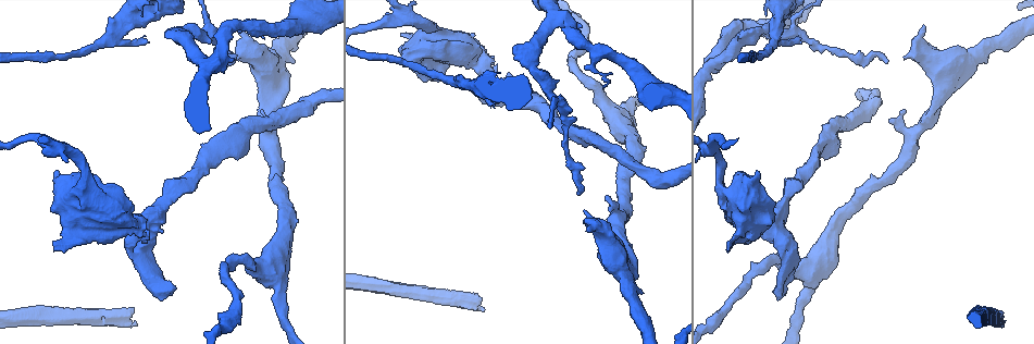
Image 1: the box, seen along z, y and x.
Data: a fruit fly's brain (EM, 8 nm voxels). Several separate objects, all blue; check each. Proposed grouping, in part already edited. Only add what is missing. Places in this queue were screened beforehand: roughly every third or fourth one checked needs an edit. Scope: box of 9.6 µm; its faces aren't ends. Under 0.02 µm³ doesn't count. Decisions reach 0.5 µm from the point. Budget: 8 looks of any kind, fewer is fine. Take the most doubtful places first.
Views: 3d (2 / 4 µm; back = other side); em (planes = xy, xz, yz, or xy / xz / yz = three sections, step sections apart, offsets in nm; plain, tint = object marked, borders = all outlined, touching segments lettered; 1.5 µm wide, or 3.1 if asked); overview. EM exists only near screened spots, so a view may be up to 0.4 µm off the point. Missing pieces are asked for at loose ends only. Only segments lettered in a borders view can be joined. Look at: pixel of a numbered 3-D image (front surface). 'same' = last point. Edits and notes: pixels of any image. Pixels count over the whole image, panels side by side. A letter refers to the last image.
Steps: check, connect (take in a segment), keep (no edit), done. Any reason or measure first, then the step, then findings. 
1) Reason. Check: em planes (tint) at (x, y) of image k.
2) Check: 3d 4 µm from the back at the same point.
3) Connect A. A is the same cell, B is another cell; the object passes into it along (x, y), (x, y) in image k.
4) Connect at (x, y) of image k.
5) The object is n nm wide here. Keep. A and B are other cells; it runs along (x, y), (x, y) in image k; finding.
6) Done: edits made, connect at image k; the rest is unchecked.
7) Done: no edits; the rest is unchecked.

Long arm stops here. Check: em xy step 8 (tint) at (1003, 325) of image 1.

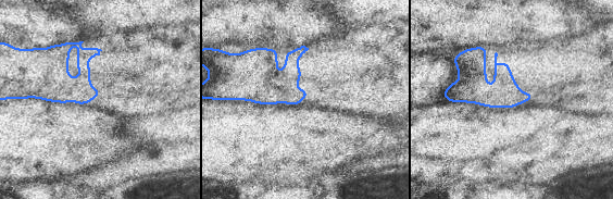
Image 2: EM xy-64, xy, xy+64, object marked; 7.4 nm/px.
Cut it another way. Check: em xz step 4 (borders) at the same point.

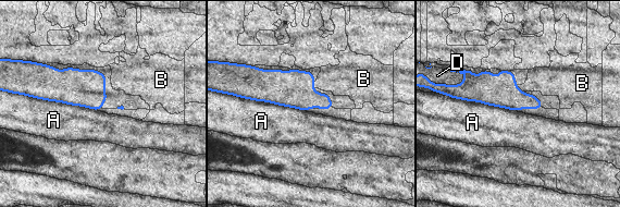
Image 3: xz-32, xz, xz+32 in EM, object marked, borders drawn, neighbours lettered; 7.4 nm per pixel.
The longest contact is with A, 550 nm. Connect B. B is the same cell, A and D are other cells; the object passes into it along (504, 93), (520, 90), (552, 81) in image 3; the neuron continues.

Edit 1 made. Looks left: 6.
Branch stops here. Check: em planes (tint) at (145, 43) of image 1.

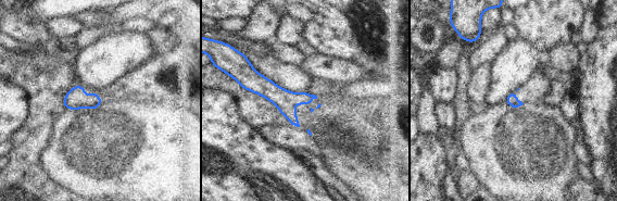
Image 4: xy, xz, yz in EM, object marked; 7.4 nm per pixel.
See the neighbours. Check: em planes (borders) at the same point.

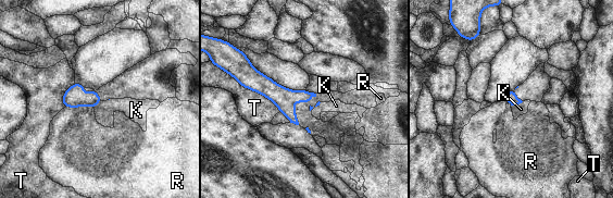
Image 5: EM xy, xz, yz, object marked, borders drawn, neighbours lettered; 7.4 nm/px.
Keep. K, R and T are other cells; a border runs along (523, 101), (511, 106) in image 5; no lettered segment goes on from it.

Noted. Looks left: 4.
Check: em planes (tint) at (728, 250) of image 1.

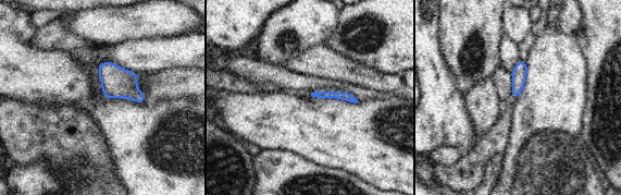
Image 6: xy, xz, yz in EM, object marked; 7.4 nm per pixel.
Check: em planes (borders) at the same point.

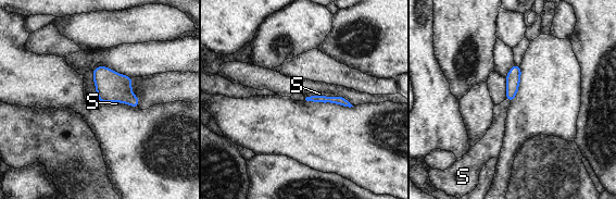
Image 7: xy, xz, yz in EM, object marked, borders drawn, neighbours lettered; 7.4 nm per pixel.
Connect S. S is the same cell; the object passes into it along (339, 100), (319, 96), (319, 94) in image 7; the neuron continues.

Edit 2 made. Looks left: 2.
Done: edits made, connect at image 3, connect at image 7; the rest is unchecked.

